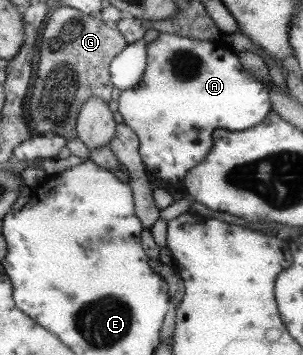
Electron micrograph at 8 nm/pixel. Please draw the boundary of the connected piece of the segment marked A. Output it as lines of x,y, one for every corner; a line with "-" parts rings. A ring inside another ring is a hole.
176,32
172,33
159,33
156,40
147,44
147,70
144,71
143,78
140,83
132,89
126,89
120,95
118,111
123,117
123,122
136,133
139,137
139,152
144,165
146,166
147,173
154,181
166,183
168,186
183,189
184,178
187,173
200,165
208,154
212,151
213,146
213,133
215,129
227,129
228,131
244,131
250,130
254,126
260,125
271,113
271,93
263,82
258,83
248,71
244,71
244,67
240,65
236,53
228,53
228,47
220,42
200,41
200,39
190,38

